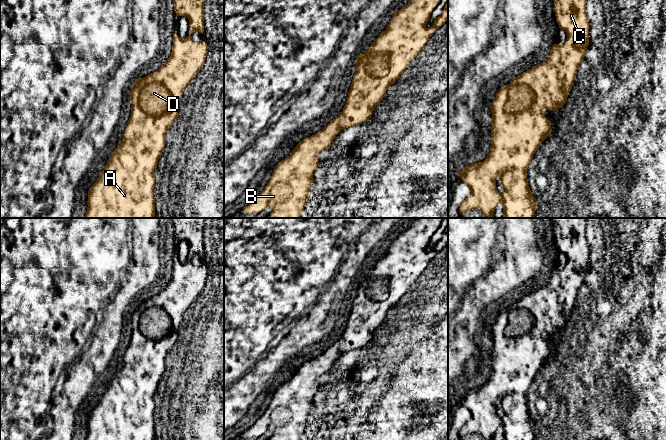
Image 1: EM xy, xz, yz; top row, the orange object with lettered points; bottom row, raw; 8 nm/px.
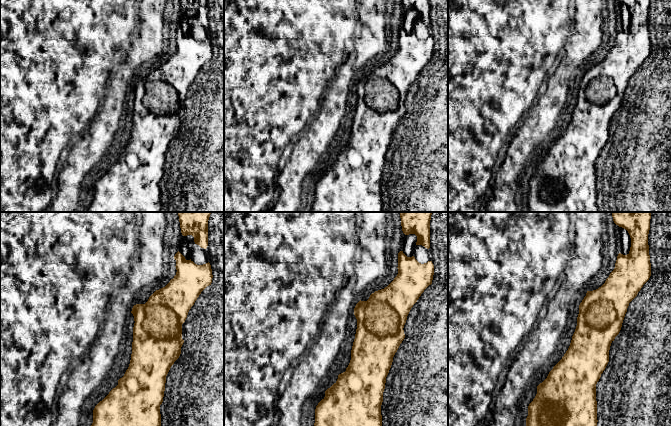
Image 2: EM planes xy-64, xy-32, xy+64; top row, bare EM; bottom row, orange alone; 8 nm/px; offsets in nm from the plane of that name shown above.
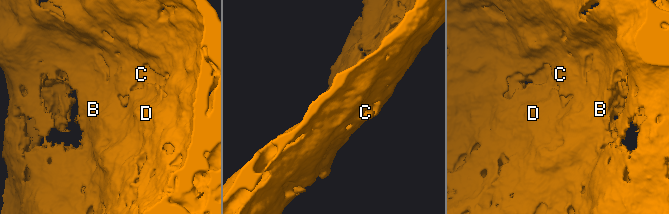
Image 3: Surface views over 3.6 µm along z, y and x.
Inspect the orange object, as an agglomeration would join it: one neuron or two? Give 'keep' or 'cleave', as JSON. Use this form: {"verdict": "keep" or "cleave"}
{"verdict": "keep"}

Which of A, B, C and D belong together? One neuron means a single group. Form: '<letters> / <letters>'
A B C D

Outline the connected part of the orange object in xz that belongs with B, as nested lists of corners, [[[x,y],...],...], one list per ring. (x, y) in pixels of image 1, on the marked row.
[[[411,0],[407,5],[395,12],[386,30],[379,35],[379,37],[373,42],[367,51],[364,51],[363,54],[360,53],[360,55],[356,58],[356,73],[353,76],[353,81],[350,86],[347,101],[342,112],[322,130],[300,141],[292,150],[291,154],[285,159],[281,160],[274,167],[271,179],[265,188],[260,192],[260,194],[257,195],[248,206],[243,208],[244,213],[259,213],[266,208],[271,207],[273,211],[270,213],[270,215],[273,218],[300,218],[304,207],[307,205],[309,192],[314,181],[313,173],[321,165],[317,160],[317,155],[323,150],[330,148],[333,139],[341,130],[362,124],[371,118],[374,108],[384,98],[388,87],[392,84],[395,84],[396,80],[406,70],[410,62],[423,49],[433,33],[448,20],[447,0],[441,15],[434,20],[434,23],[430,28],[426,27],[427,22],[430,20],[432,11],[439,2],[440,0]]]

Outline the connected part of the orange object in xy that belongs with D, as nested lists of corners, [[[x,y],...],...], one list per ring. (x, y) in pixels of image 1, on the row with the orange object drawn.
[[[173,0],[174,11],[178,16],[189,19],[189,36],[185,39],[173,35],[172,53],[166,63],[156,72],[138,80],[131,86],[131,116],[126,125],[122,143],[112,152],[106,167],[100,172],[97,181],[89,188],[87,212],[84,218],[155,218],[155,171],[165,147],[166,133],[178,116],[177,106],[184,89],[205,63],[208,46],[205,41],[195,42],[191,34],[204,32],[205,0]]]

